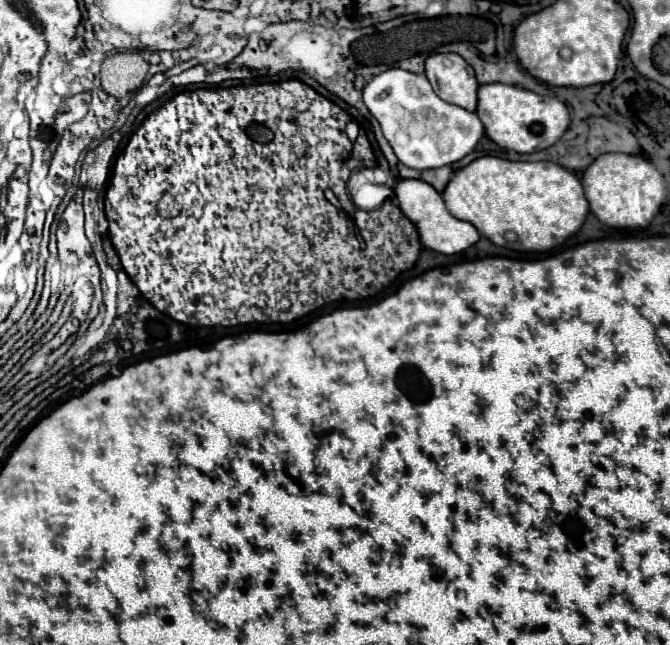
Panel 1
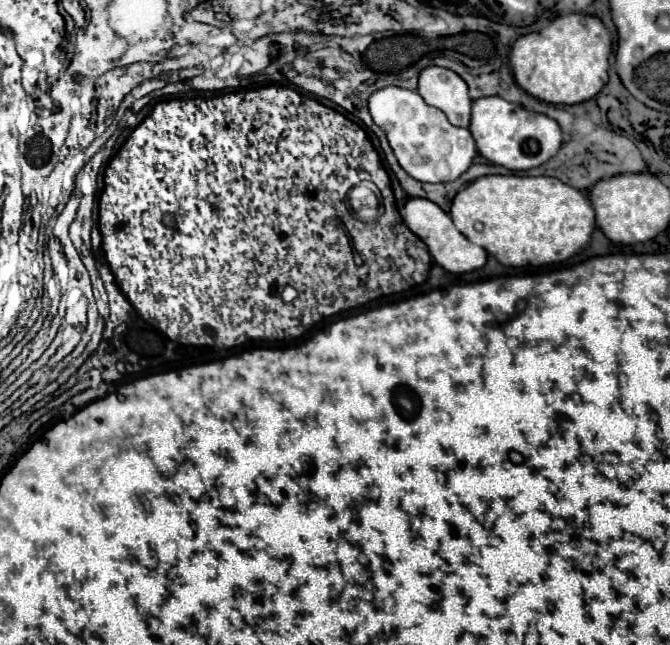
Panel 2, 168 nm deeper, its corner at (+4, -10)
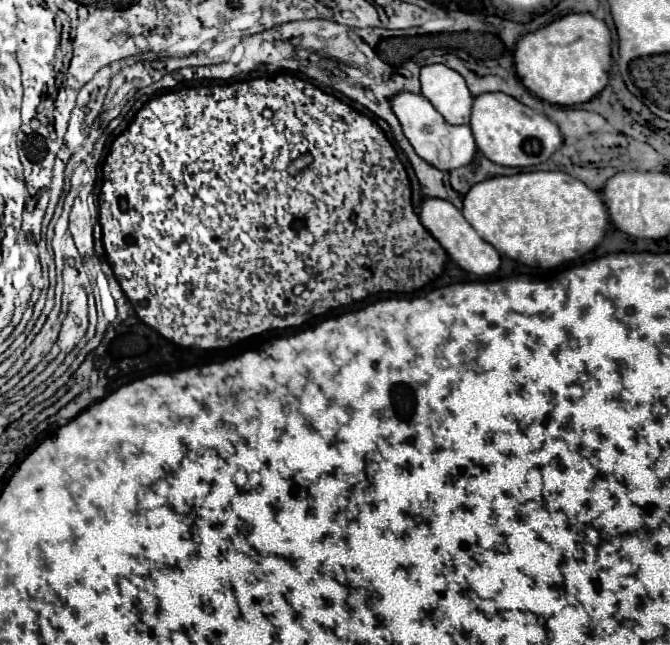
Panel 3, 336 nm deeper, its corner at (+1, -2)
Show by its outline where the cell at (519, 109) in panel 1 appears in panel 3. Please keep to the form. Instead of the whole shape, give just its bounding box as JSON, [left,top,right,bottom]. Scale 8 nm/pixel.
[470,92,562,166]

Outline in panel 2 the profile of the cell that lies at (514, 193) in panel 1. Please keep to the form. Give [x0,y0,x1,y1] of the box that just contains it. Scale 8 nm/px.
[451,176,595,268]

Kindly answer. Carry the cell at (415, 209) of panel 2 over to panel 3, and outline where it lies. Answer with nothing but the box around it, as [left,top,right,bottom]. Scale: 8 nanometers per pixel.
[420,198,500,276]

